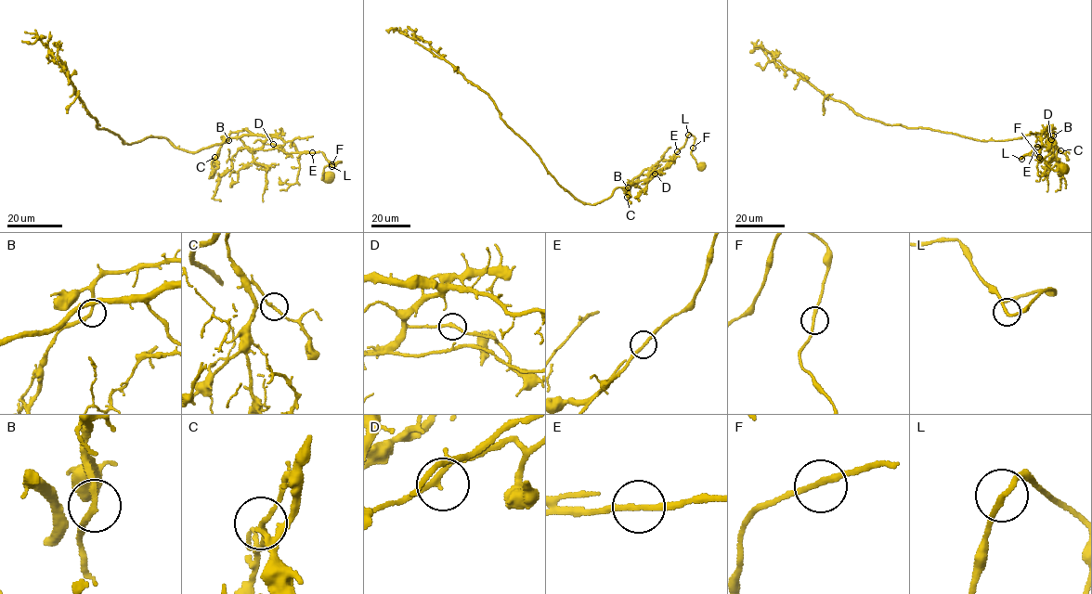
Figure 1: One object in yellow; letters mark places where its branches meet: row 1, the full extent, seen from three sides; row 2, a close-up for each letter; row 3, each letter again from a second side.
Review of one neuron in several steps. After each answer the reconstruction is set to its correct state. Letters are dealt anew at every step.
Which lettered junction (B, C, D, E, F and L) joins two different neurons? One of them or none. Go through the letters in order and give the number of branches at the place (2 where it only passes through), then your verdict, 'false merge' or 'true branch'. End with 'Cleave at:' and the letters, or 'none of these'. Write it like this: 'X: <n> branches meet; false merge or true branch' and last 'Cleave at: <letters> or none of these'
B: 2 branches meet; true branch
C: 2 branches meet; true branch
D: 2 branches meet; true branch
E: 2 branches meet; true branch
F: 2 branches meet; true branch
L: 2 branches meet; true branch
Cleave at: none of these

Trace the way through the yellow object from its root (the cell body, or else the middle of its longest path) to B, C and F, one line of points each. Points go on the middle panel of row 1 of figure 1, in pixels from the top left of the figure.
B: (702, 167), (691, 154), (695, 137), (689, 134), (685, 144), (671, 158), (660, 160), (645, 169), (628, 187)
C: (702, 167), (691, 154), (695, 137), (689, 134), (665, 166), (646, 178), (628, 182), (627, 197)
F: (702, 167), (691, 155), (693, 148)

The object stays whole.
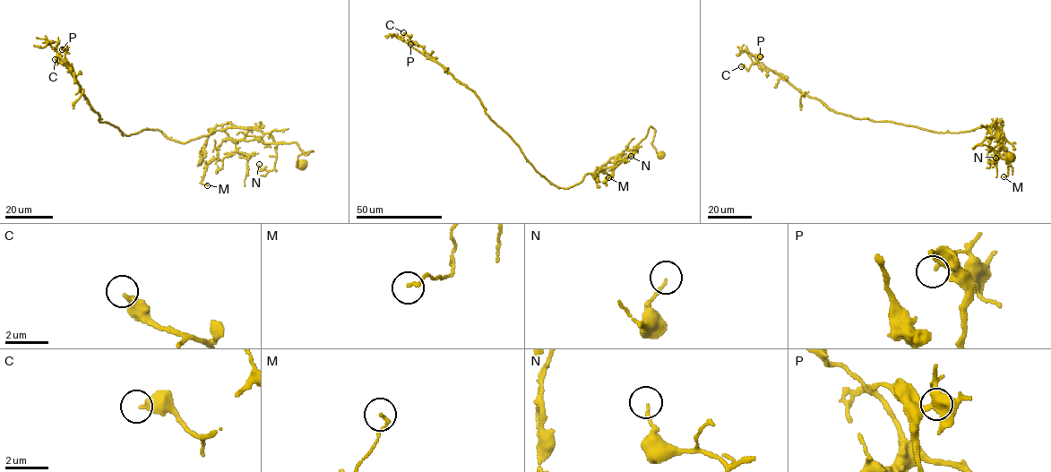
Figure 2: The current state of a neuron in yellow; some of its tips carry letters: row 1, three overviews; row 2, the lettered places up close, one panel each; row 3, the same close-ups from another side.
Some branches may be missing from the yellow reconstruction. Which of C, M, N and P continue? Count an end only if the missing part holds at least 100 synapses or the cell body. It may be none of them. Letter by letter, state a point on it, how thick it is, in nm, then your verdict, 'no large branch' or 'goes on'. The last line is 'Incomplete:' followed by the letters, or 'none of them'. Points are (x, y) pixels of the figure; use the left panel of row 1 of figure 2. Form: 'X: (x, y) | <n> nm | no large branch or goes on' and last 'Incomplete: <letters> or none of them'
C: (55, 59) | 300 nm | no large branch
M: (207, 185) | 110 nm | no large branch
N: (259, 164) | 140 nm | no large branch
P: (62, 49) | 120 nm | no large branch
Incomplete: none of them

